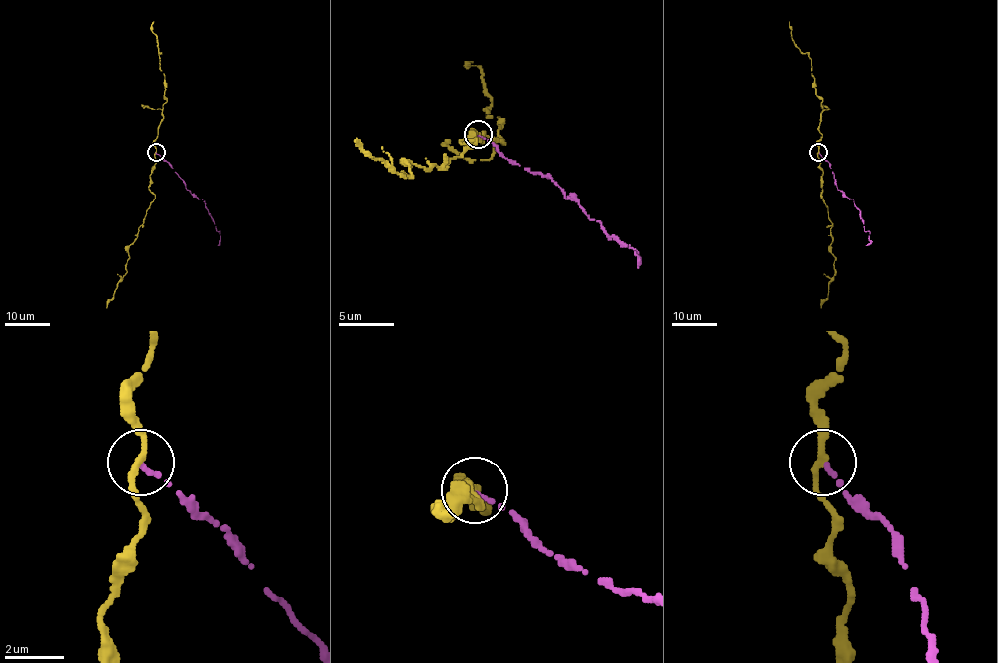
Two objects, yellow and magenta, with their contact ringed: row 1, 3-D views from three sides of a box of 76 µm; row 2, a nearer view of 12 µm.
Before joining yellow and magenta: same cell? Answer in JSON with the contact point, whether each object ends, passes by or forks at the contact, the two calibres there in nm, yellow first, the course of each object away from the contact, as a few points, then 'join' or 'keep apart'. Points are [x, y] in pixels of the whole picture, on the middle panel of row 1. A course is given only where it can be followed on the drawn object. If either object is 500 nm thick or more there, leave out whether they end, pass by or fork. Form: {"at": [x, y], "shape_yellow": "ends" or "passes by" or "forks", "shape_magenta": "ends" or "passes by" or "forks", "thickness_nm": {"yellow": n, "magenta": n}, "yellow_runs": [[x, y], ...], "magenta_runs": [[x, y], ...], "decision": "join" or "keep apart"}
{"at": [478, 134], "shape_yellow": "passes by", "shape_magenta": "ends", "thickness_nm": {"yellow": 240, "magenta": 160}, "yellow_runs": [[477, 135], [460, 143], [477, 143], [443, 169], [409, 166], [409, 174], [370, 157], [354, 141]], "magenta_runs": [[477, 135], [507, 160], [547, 174], [564, 197], [600, 221], [609, 236], [631, 247], [640, 264], [634, 252]], "decision": "keep apart"}

